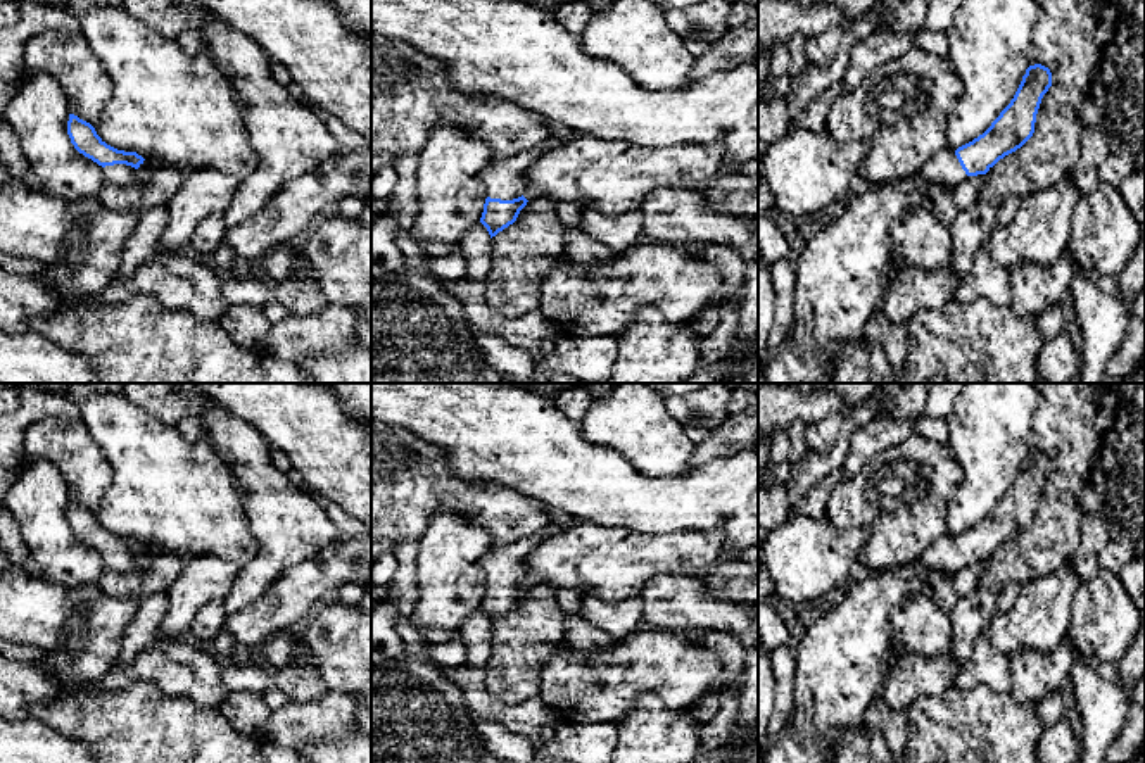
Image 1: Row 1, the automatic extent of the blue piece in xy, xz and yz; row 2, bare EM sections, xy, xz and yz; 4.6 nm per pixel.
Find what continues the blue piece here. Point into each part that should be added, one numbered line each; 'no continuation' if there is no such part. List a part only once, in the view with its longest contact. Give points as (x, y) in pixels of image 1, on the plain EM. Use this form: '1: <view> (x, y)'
1: xz (503, 567)

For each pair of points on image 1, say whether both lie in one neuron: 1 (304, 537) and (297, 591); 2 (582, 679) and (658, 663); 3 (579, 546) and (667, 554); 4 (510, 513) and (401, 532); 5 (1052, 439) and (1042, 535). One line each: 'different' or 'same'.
1: different
2: same
3: same
4: same
5: same

